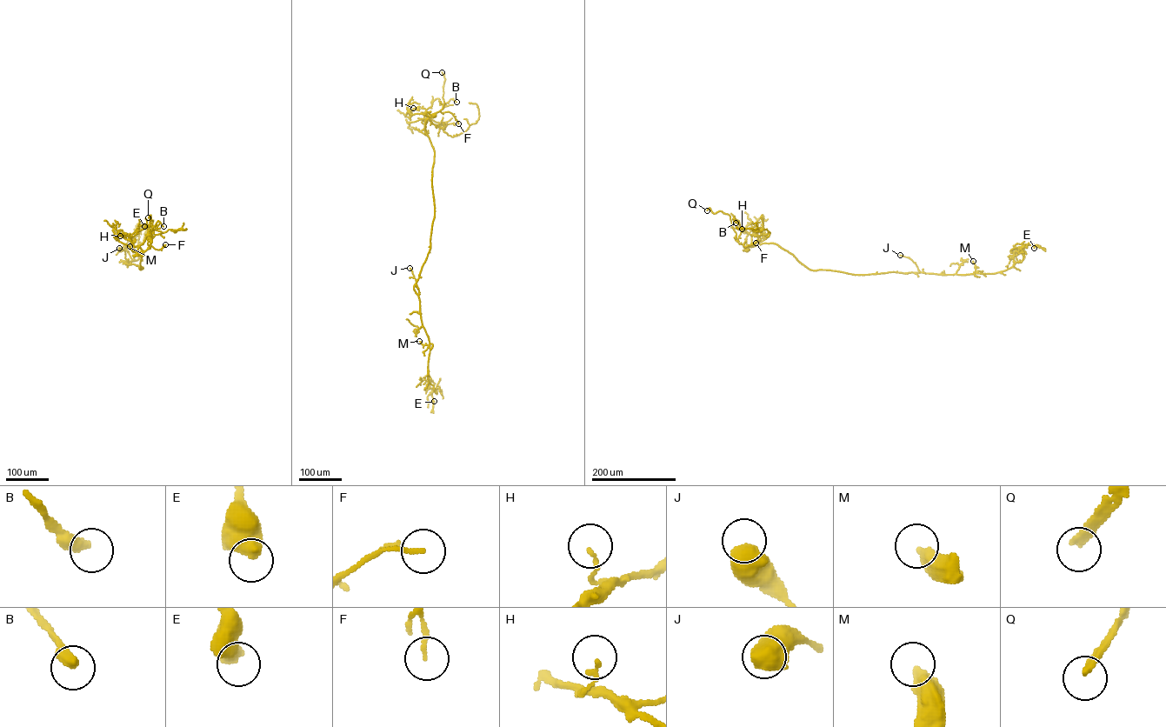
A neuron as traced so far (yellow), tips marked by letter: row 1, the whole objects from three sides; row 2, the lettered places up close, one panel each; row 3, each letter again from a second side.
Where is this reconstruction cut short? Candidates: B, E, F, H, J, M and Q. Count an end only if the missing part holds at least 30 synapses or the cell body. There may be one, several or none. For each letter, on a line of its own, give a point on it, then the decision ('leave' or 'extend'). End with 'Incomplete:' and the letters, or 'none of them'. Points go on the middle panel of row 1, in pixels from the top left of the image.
B: (456, 102) | leave
E: (434, 401) | leave
F: (458, 123) | leave
H: (413, 108) | leave
J: (409, 268) | leave
M: (419, 341) | leave
Q: (442, 72) | extend
Incomplete: Q

